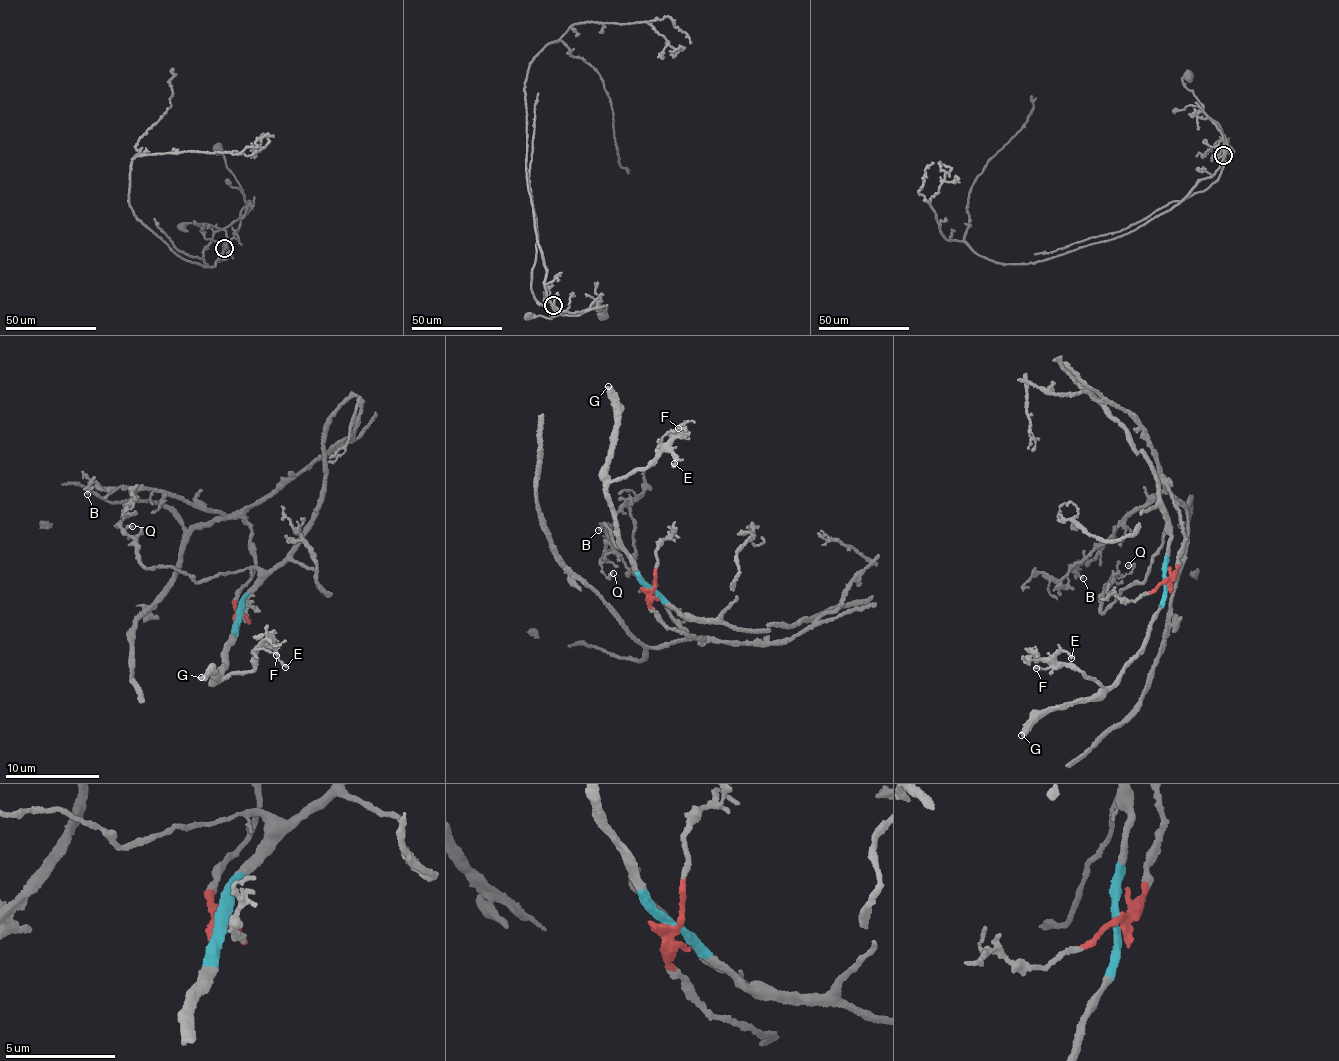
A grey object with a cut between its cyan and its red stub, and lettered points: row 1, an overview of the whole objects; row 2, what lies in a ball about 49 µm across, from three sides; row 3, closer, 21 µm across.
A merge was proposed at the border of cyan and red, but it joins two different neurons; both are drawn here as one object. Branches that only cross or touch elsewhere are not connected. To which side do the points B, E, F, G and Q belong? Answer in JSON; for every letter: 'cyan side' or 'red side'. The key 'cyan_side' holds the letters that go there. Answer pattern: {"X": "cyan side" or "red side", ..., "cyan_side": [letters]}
{"B": "red side", "E": "cyan side", "F": "cyan side", "G": "cyan side", "Q": "cyan side", "cyan_side": ["E", "F", "G", "Q"]}

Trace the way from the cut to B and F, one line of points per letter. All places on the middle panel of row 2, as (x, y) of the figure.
B: (650, 590), (649, 606), (671, 628), (702, 639), (689, 635), (662, 596), (612, 547), (606, 528), (599, 530)
F: (650, 588), (637, 575), (629, 554), (618, 542), (604, 498), (608, 484), (645, 469), (667, 432), (679, 429)

